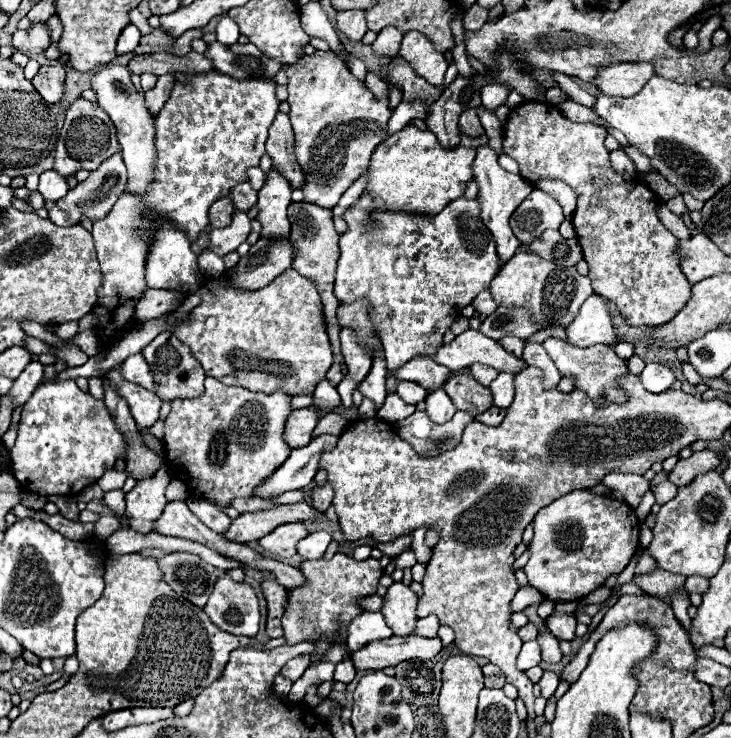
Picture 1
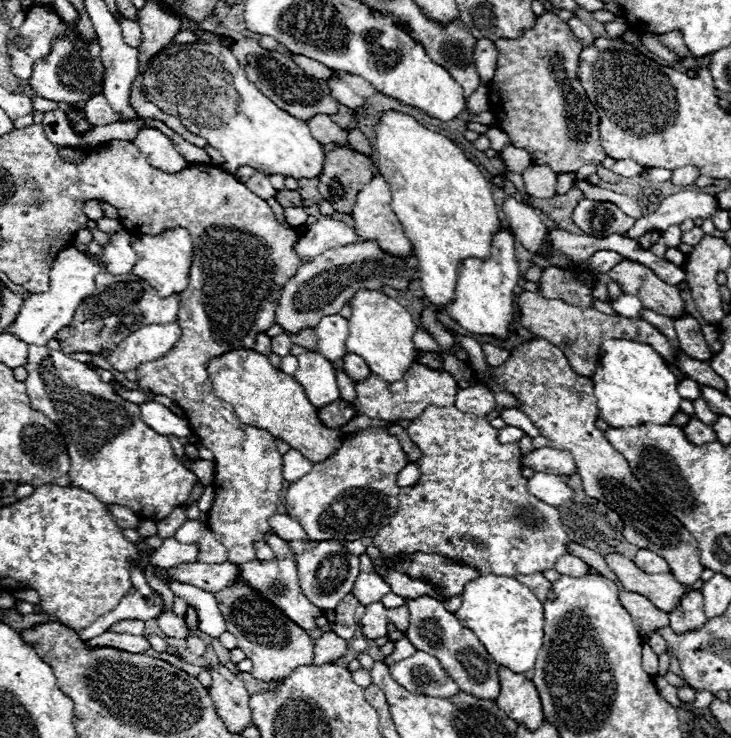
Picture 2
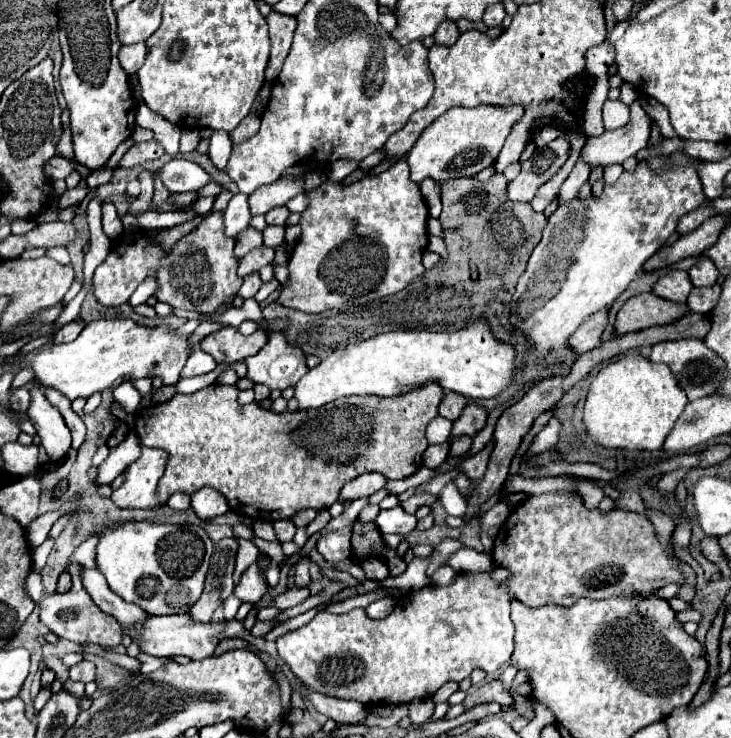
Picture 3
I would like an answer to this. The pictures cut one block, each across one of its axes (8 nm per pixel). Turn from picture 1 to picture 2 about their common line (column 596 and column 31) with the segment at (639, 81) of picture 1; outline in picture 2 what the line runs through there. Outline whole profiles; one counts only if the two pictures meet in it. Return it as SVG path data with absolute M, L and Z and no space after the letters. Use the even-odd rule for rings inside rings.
M56 40L52 44L52 52L34 62L32 76L28 84L32 86L34 94L54 102L66 104L80 104L86 102L88 96L102 92L102 62L100 62L100 46L98 42L68 42Z

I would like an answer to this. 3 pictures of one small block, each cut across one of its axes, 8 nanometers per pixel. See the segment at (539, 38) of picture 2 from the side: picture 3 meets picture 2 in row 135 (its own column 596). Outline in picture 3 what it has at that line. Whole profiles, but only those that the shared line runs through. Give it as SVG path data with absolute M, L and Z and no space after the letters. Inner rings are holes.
M548 492L540 496L528 496L522 504L518 504L510 512L506 524L494 540L492 560L496 562L496 566L508 568L512 572L512 576L504 580L504 586L510 590L512 598L532 608L544 604L570 606L578 598L600 600L626 590L648 592L658 590L670 582L684 584L680 572L670 566L668 552L660 546L654 528L644 514L628 510L588 510L584 506L584 500L572 492Z

